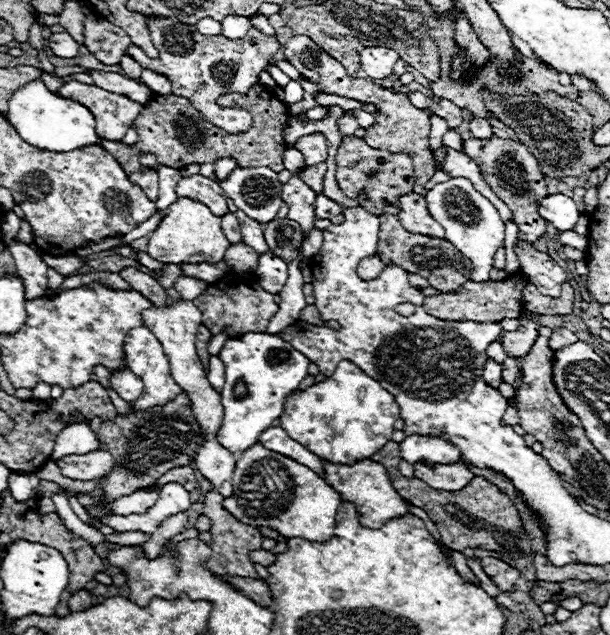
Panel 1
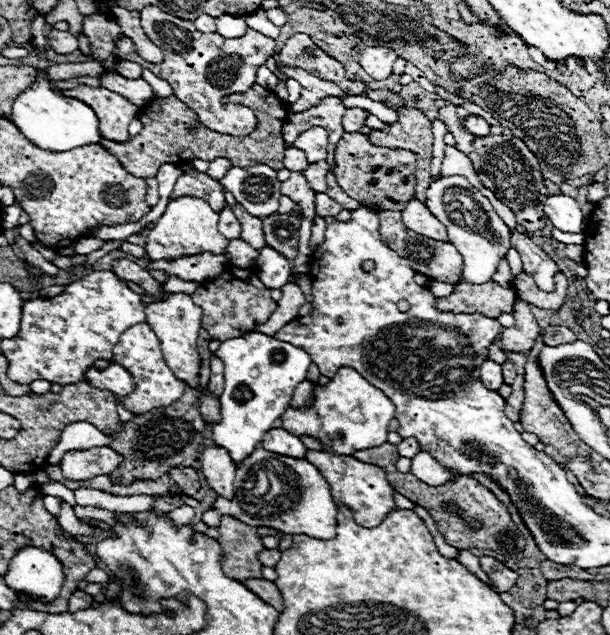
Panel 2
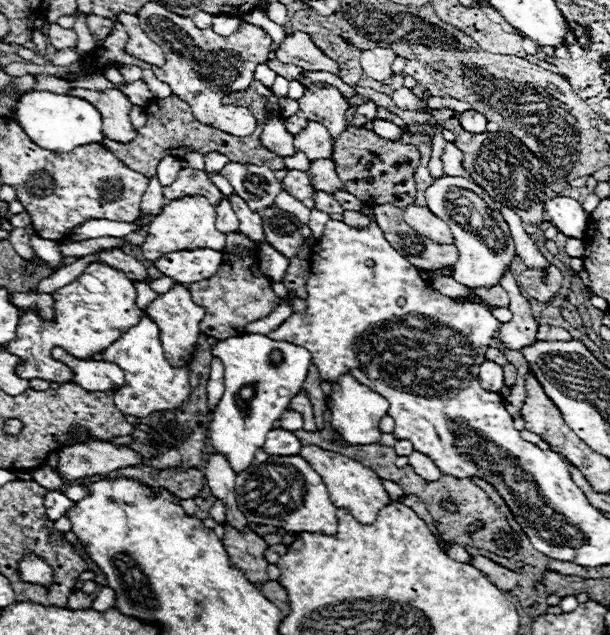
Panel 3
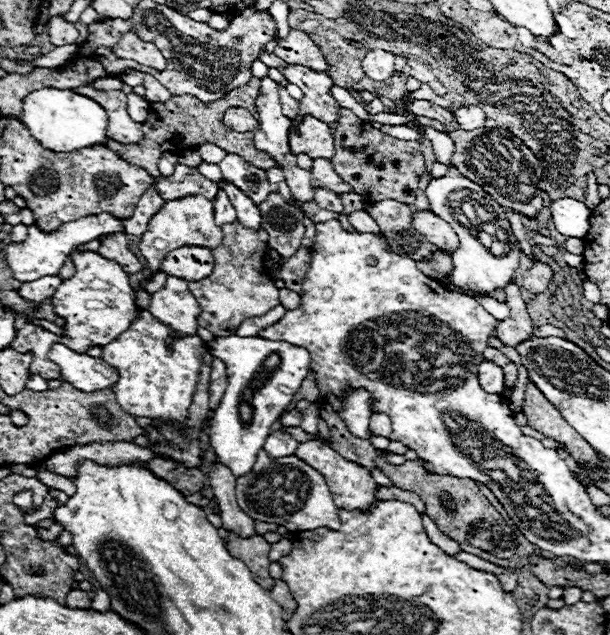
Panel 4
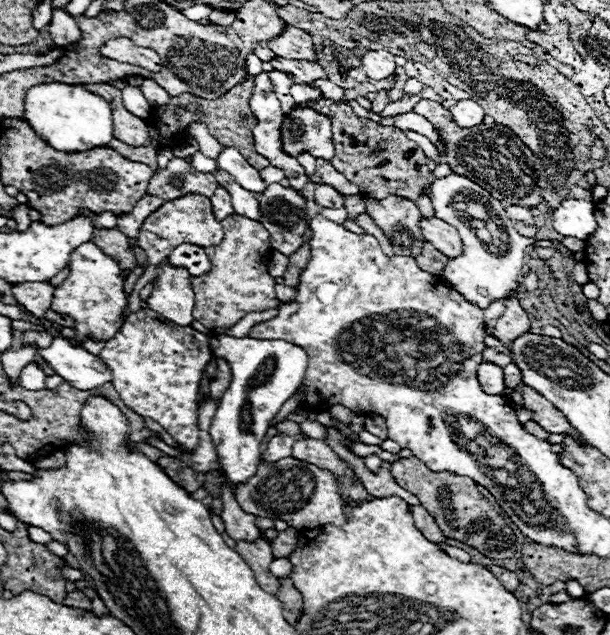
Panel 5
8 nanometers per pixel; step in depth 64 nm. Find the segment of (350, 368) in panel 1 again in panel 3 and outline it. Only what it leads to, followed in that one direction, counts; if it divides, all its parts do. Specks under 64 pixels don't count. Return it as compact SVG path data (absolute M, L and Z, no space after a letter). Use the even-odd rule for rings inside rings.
M344 374L332 384L332 394L326 400L326 408L330 410L332 430L340 434L344 444L358 446L358 444L378 444L382 436L378 424L380 424L380 418L388 416L390 404L380 394L360 384L352 374ZM286 410L286 412L280 416L280 422L282 422L282 428L284 428L284 430L290 430L290 432L302 430L302 426L304 426L302 414L300 414L300 412L294 412L294 410Z

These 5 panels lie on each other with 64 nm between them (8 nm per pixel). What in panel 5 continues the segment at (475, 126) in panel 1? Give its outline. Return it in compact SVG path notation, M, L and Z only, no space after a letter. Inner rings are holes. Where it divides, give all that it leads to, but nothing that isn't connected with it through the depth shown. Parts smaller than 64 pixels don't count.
M460 100L450 108L456 124L464 126L464 128L472 128L476 124L484 122L484 110L480 104L476 104L474 100Z

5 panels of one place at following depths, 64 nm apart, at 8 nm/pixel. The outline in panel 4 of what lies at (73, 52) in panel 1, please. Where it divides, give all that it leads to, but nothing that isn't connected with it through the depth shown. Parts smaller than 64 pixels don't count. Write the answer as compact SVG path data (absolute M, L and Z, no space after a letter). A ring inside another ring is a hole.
M62 16L50 18L46 32L48 32L48 36L50 36L50 42L52 42L54 46L76 44L76 40L78 40L78 30L74 28L74 24L70 24L70 22L64 22L64 20L62 20Z

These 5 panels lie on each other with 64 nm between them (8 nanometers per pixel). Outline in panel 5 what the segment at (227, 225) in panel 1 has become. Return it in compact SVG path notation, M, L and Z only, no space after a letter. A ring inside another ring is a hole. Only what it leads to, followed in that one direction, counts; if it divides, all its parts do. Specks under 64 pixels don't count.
M222 186L216 188L216 192L214 192L214 196L210 200L212 200L212 210L216 212L216 220L222 222L226 216L234 214L234 208L232 208L232 202L230 202L230 194Z

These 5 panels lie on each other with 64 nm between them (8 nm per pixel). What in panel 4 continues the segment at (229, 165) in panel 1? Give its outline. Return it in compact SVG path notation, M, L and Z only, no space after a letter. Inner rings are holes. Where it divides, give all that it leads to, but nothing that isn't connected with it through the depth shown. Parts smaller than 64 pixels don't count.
M214 144L200 146L198 152L200 152L202 160L208 162L208 164L220 164L220 160L224 160L224 156L226 156L226 152L222 152L222 150L220 150L218 146L214 146Z

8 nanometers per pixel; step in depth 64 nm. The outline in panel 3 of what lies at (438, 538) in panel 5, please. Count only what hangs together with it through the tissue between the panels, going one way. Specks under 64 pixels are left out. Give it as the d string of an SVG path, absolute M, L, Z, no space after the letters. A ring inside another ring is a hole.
M448 544L448 552L446 552L452 560L458 560L462 564L472 564L472 556L458 544Z

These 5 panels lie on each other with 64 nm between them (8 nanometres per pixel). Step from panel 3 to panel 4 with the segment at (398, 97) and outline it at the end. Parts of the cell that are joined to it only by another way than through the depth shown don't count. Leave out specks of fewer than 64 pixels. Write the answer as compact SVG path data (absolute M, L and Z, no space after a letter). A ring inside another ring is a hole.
M412 100L406 106L406 110L416 116L434 118L448 128L448 134L456 144L456 154L454 154L452 162L462 176L468 176L468 180L474 180L476 184L480 184L484 188L484 192L488 192L504 208L512 208L512 210L520 212L522 216L536 218L536 214L542 210L542 204L544 204L540 198L540 188L538 188L538 182L542 178L542 166L540 166L540 160L530 152L530 148L522 140L518 140L518 136L512 136L512 132L508 132L504 128L492 128L492 130L478 128L474 132L466 132L458 126L458 122L450 110L444 110L426 100ZM496 156L502 156L504 160L508 160L508 164L502 164L496 168L494 166Z

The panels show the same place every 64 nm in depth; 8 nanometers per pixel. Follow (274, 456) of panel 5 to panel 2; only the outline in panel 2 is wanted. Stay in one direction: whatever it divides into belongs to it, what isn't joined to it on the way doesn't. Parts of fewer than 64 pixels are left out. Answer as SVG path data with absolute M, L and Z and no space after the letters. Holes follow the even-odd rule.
M282 428L268 430L264 434L262 446L264 446L264 450L276 452L282 456L292 456L292 458L300 458L300 460L306 458L306 446L300 442L300 438L292 436L290 432L286 432Z

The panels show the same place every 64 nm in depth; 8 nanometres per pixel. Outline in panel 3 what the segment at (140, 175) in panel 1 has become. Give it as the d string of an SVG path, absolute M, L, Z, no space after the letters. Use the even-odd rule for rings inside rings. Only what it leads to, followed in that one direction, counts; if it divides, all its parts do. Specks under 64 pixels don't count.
M156 178L150 180L144 196L142 196L142 212L144 214L158 214L164 206L164 196L162 196L162 186Z

